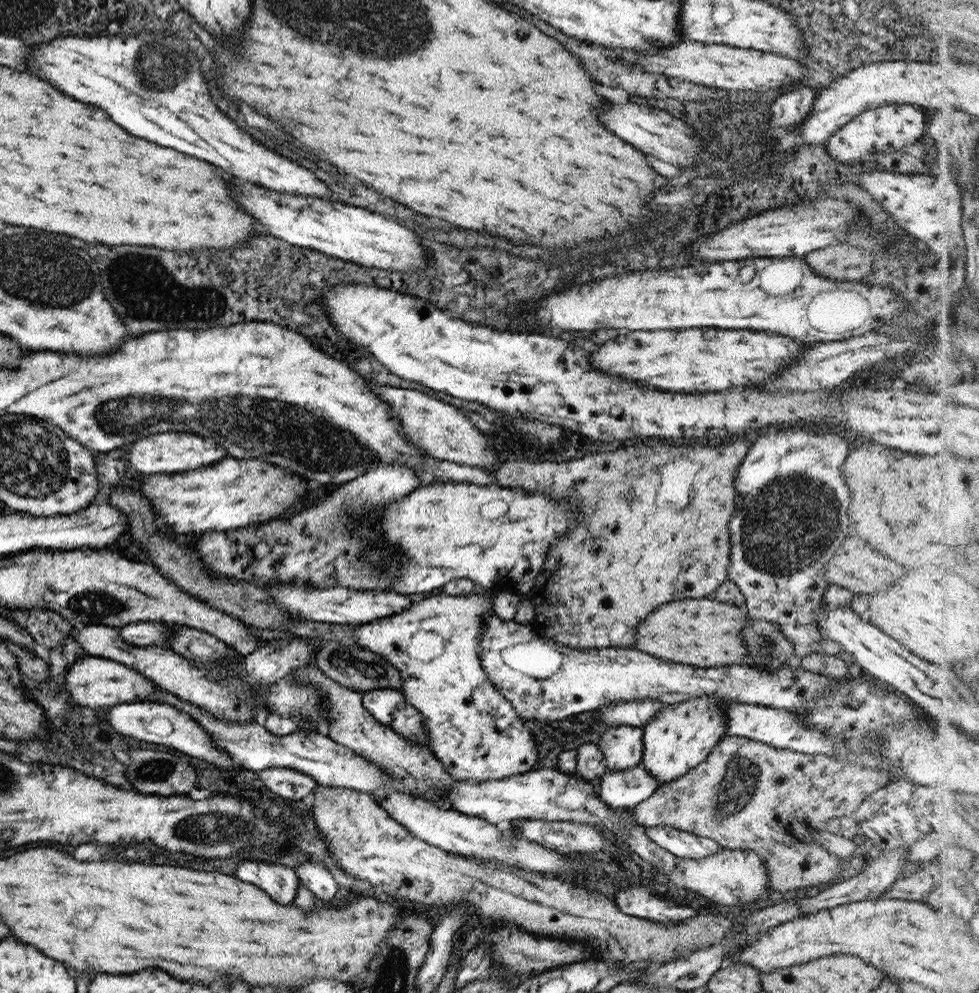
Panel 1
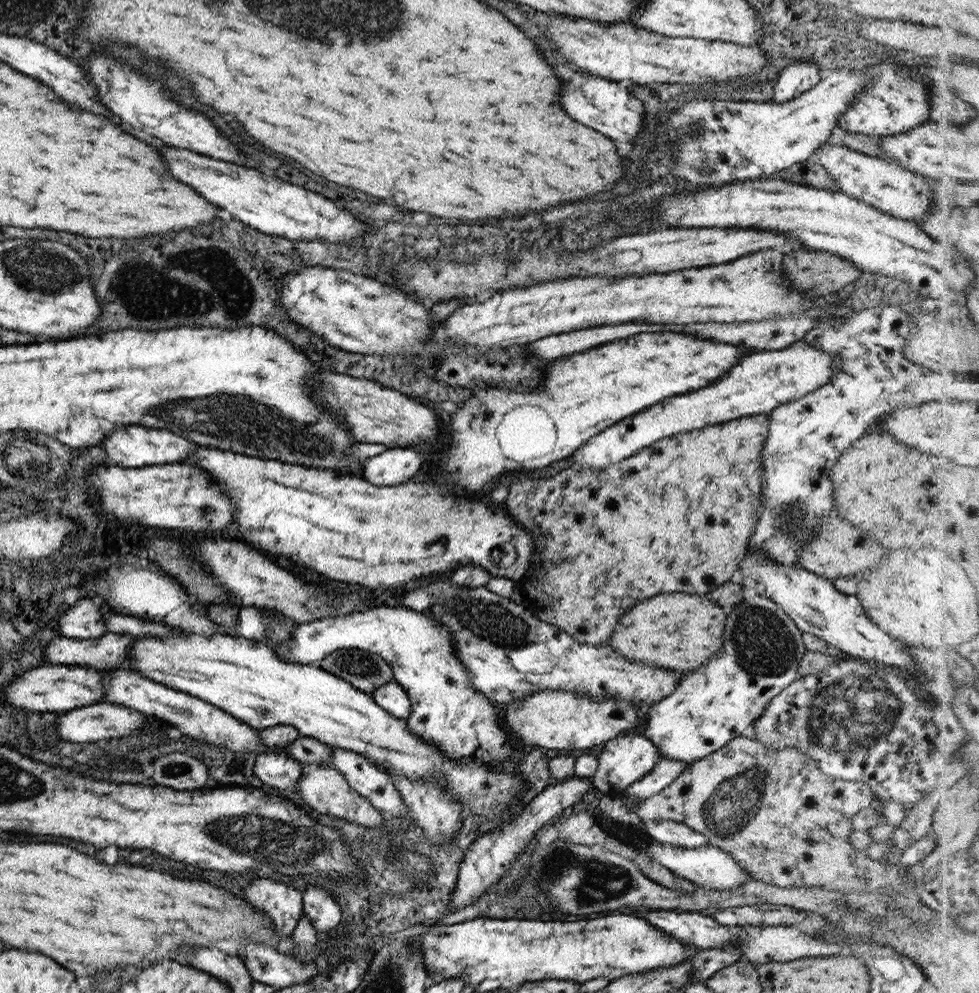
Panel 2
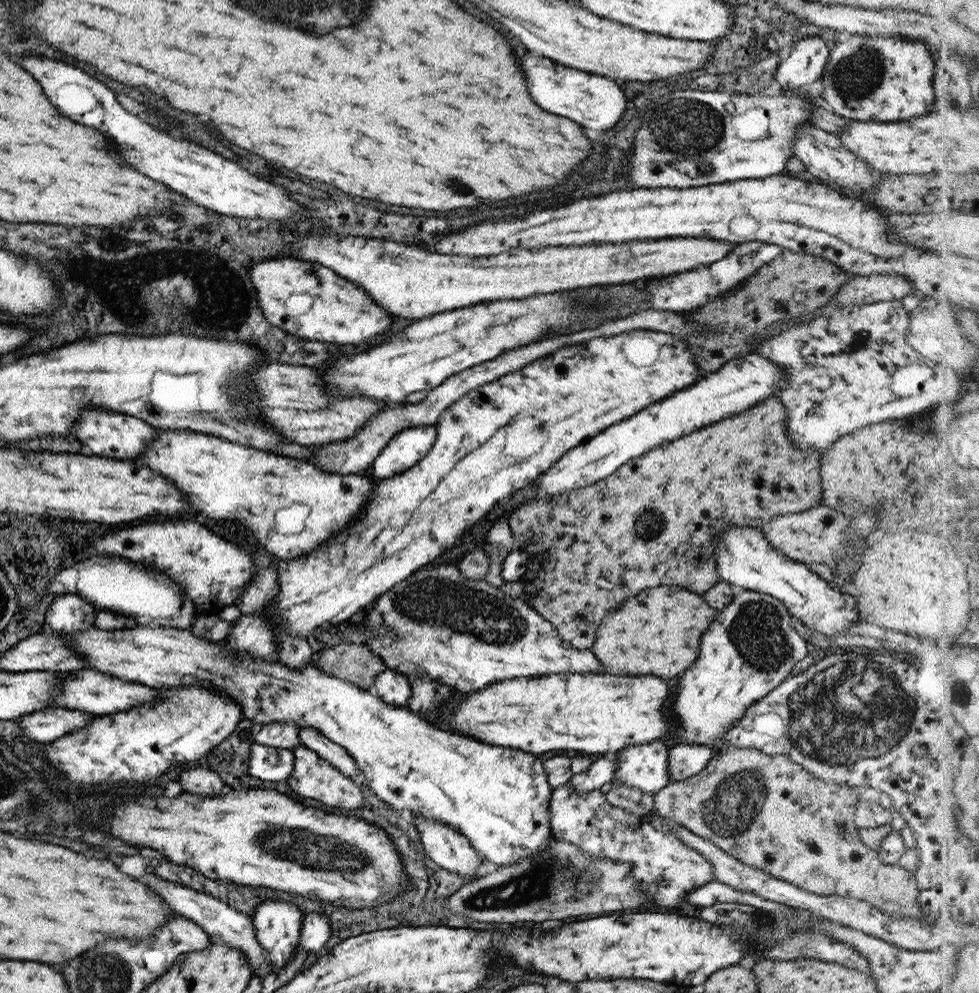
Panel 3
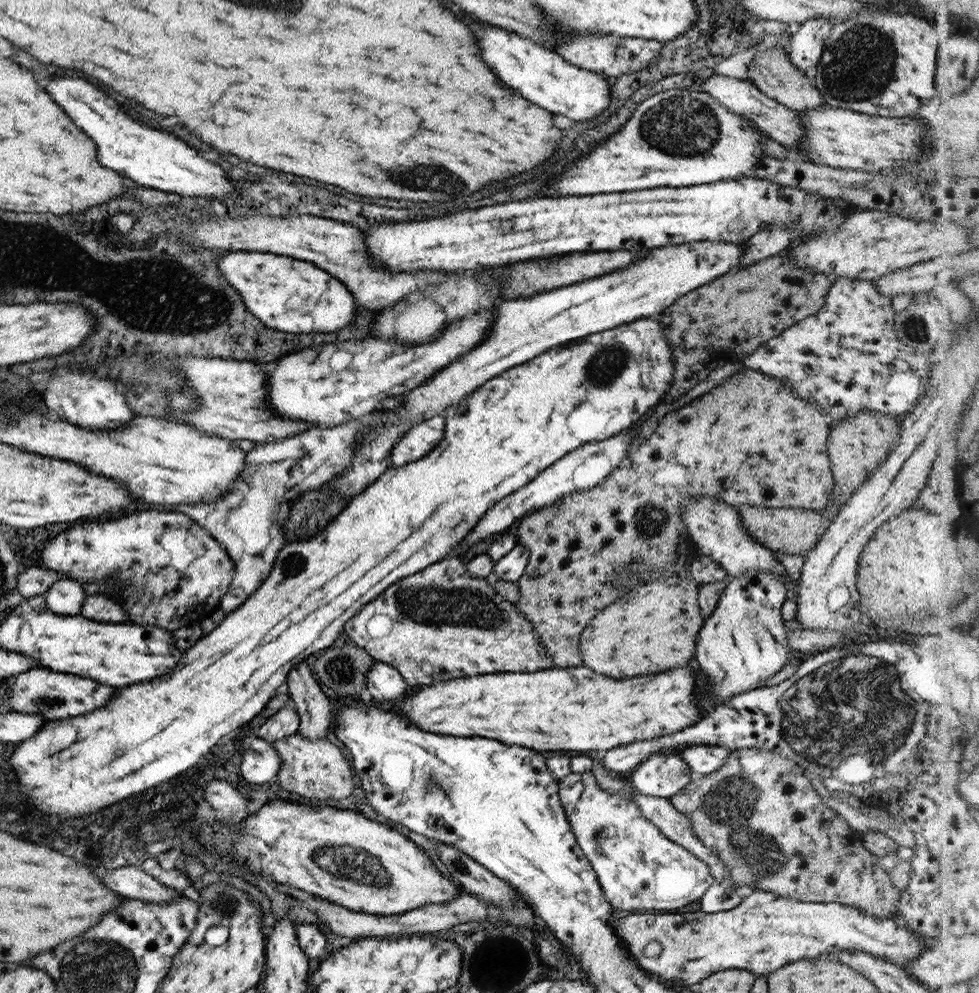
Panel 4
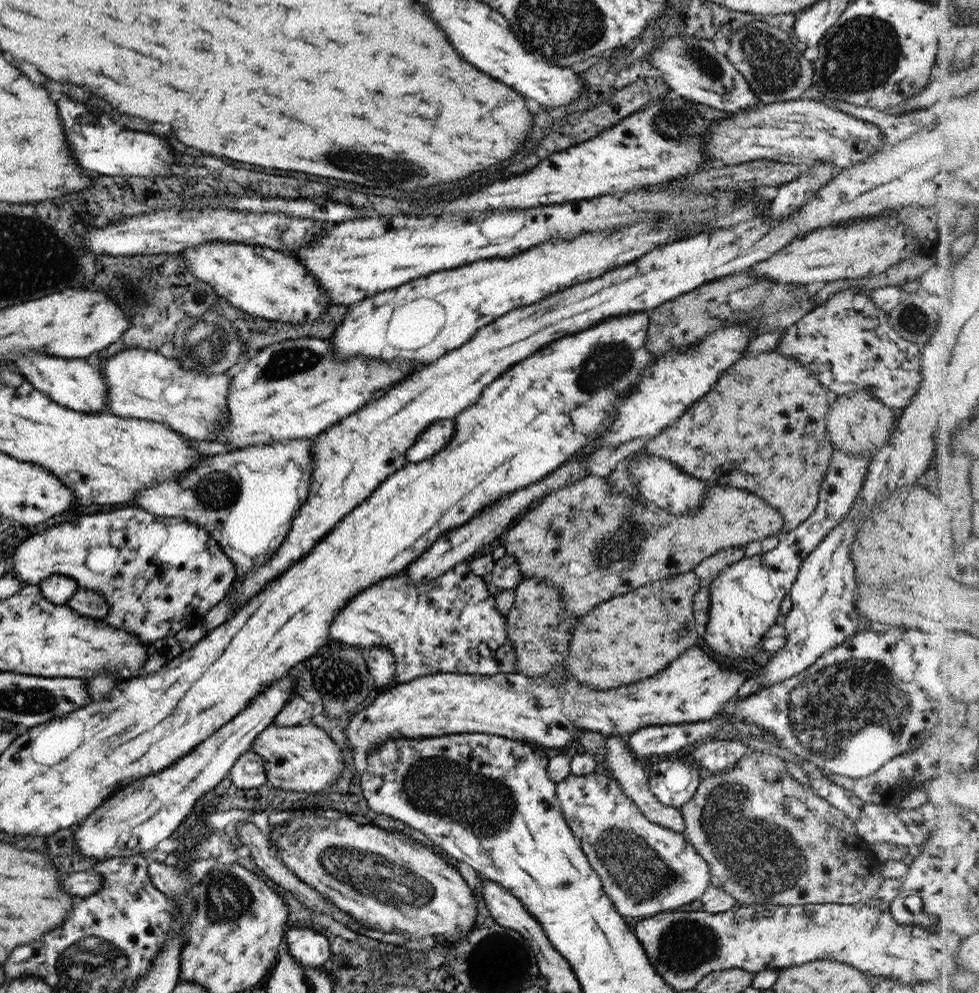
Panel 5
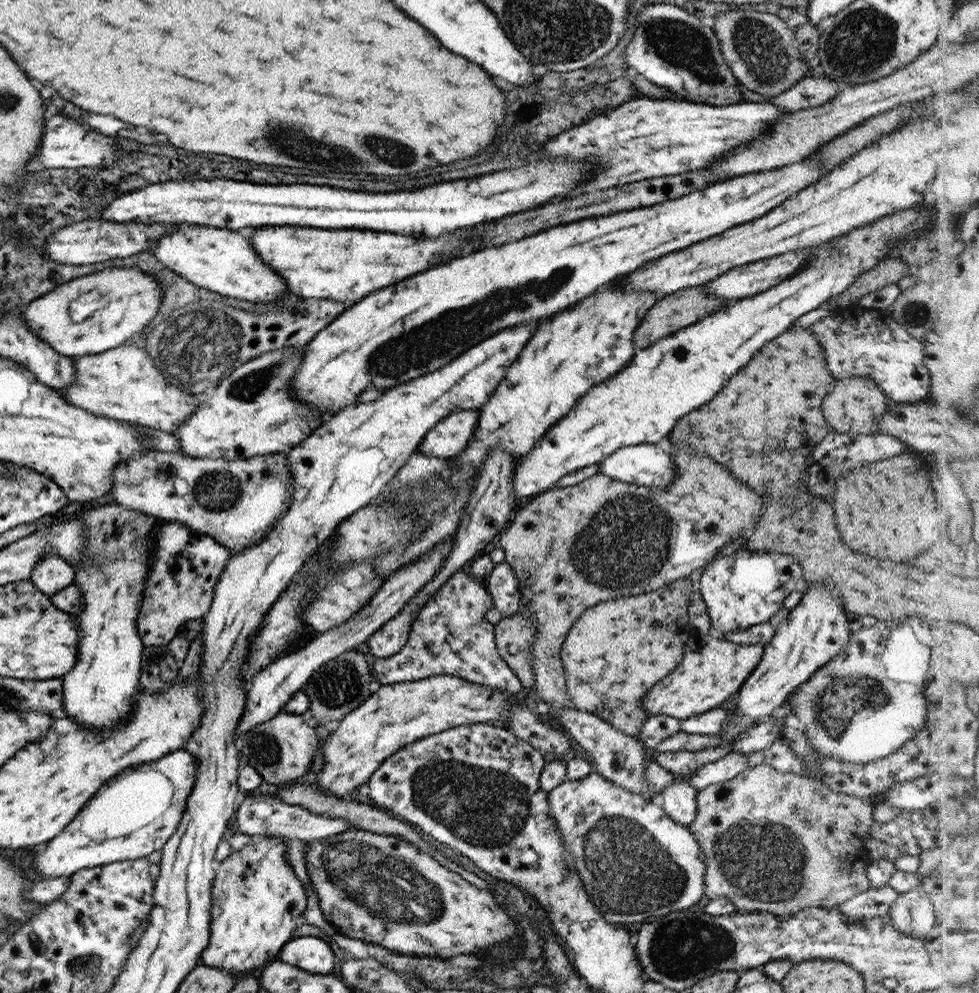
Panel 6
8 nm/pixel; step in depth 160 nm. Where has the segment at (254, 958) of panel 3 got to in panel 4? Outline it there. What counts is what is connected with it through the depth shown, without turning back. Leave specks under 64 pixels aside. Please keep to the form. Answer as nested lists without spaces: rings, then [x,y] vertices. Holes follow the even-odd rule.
[[[125,866],[121,868],[115,868],[115,870],[109,870],[101,876],[101,882],[105,884],[109,890],[115,891],[117,894],[122,894],[124,897],[129,899],[142,900],[143,902],[154,902],[155,904],[161,904],[162,902],[167,902],[168,900],[174,900],[174,898],[188,897],[193,896],[191,892],[183,892],[181,894],[179,891],[174,891],[169,887],[166,887],[164,884],[161,884],[159,881],[156,881],[152,876],[145,874],[140,868],[135,868],[132,866]]]

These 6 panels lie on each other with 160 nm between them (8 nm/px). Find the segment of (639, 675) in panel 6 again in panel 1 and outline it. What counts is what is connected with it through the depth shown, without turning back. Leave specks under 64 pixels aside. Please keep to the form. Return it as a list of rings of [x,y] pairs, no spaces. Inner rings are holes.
[[[711,597],[707,600],[673,600],[660,604],[641,620],[637,626],[637,638],[631,648],[687,666],[707,668],[737,665],[746,655],[744,640],[739,636],[739,631],[747,625],[747,620],[744,609],[721,601],[715,602]]]

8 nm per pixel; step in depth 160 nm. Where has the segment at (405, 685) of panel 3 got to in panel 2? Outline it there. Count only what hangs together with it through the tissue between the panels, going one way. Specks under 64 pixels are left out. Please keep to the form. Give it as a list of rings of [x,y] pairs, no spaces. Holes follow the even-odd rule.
[[[393,679],[383,686],[378,686],[369,694],[373,702],[391,716],[403,720],[409,716],[410,702],[408,696]]]

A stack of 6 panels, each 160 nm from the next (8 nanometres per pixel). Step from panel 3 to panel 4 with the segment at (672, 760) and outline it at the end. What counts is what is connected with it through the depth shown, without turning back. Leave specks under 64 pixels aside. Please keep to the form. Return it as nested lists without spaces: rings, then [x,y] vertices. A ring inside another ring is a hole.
[[[689,745],[678,754],[689,767],[693,777],[715,772],[731,752],[719,745]]]

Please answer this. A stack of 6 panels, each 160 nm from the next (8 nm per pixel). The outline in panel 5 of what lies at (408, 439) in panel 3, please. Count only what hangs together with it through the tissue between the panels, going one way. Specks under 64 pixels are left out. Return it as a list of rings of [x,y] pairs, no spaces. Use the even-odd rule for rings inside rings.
[[[453,419],[431,423],[411,443],[411,446],[405,451],[404,459],[407,463],[414,463],[429,458],[449,442],[453,431]]]

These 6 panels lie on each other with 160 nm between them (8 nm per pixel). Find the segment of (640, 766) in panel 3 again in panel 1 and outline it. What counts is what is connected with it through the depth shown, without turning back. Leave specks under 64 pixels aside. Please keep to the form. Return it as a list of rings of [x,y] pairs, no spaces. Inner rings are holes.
[[[623,725],[610,727],[600,735],[597,745],[607,772],[633,768],[642,757],[642,729]]]

